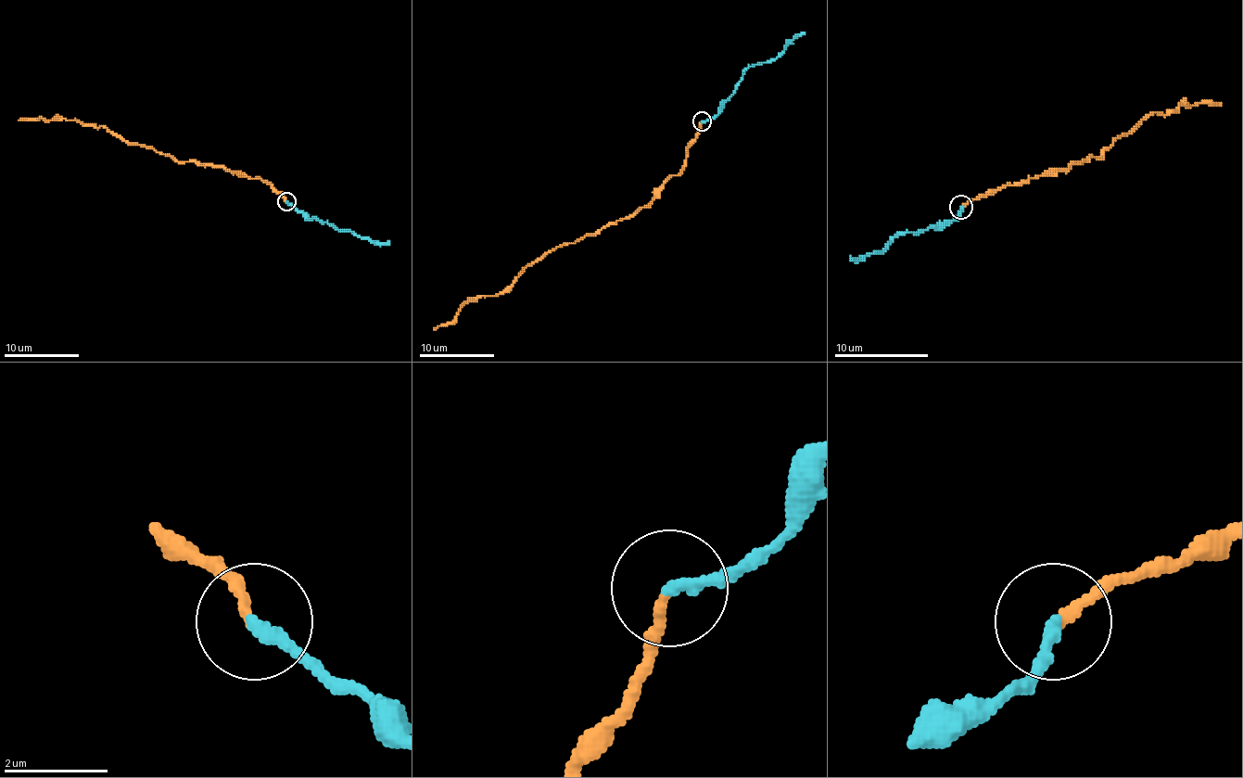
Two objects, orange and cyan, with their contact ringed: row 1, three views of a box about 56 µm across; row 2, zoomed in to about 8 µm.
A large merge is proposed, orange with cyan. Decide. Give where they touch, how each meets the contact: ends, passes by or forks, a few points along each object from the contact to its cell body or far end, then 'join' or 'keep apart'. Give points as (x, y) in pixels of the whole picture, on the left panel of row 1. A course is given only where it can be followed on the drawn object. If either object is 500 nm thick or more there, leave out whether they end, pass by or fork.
(286, 201) | orange ends | cyan ends | orange via (285, 201), (271, 184), (258, 178), (179, 161), (152, 148), (130, 145), (103, 126), (57, 118), (19, 121) | cyan via (285, 201), (320, 222), (327, 222), (335, 227), (353, 231), (378, 243), (389, 240) | join

